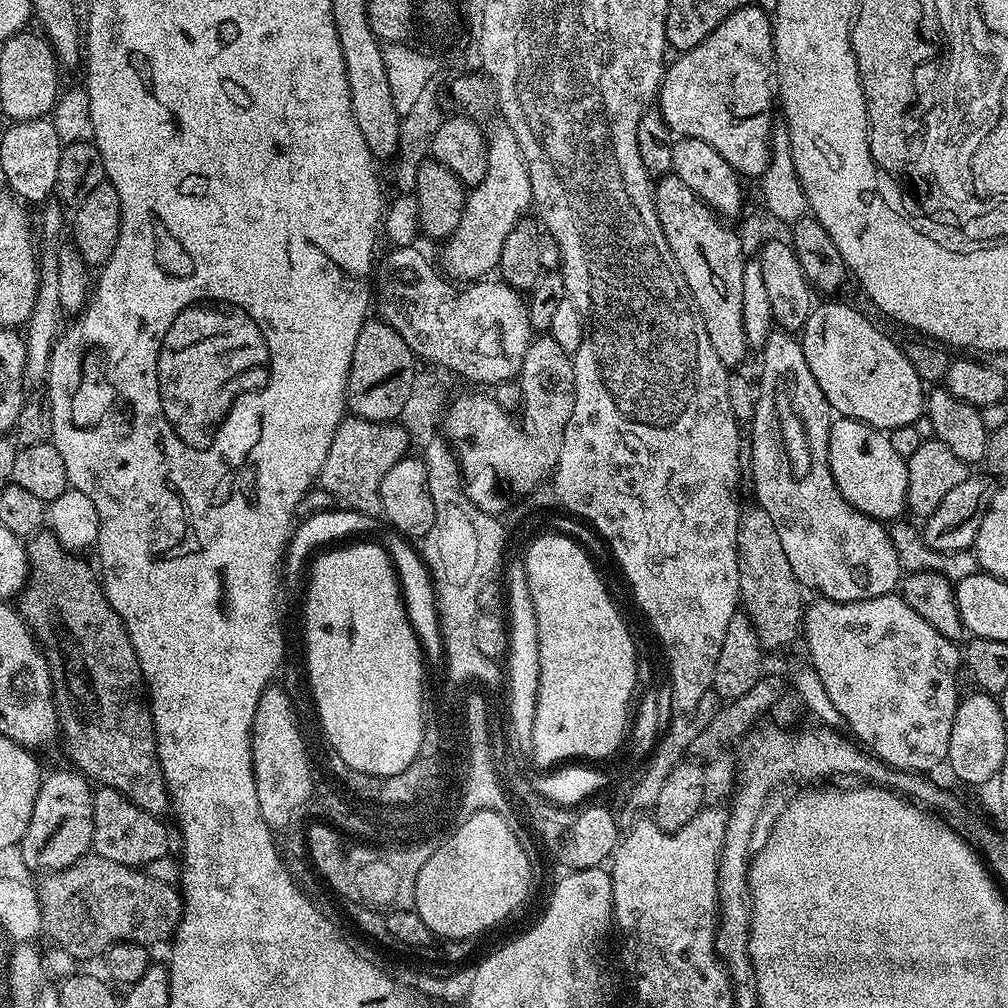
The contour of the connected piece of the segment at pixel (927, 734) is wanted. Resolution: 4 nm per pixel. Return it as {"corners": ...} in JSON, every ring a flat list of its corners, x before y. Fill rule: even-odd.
{"corners":[[903,595,879,596,878,598,859,600,849,604,839,604,833,600,816,598,816,601,813,604,811,601,804,610,802,644,808,647,809,658,807,659,821,678,822,686,825,687,830,702,834,704,839,714,842,714,842,718,848,723,851,733,854,732,866,747,873,748,888,764,943,765,947,761,950,730,954,726,954,714,958,703,955,690,955,675,962,663,962,652,953,641,942,638,942,634,938,634,938,630,934,630,934,626,930,626,930,622,926,622,926,618,921,618,920,615,914,614,914,610,910,610,910,606,904,601]]}

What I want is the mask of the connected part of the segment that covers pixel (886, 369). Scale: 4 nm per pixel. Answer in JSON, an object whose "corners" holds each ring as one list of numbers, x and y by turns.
{"corners":[[817,303,806,318,798,336,802,350,806,354,806,366,814,374,814,382,822,390,826,402,837,417,857,420,869,424,871,428,891,430,898,426,910,426,925,415,926,385,914,374,910,358,906,358,903,347,895,344,880,328,875,328,862,313,848,304]]}

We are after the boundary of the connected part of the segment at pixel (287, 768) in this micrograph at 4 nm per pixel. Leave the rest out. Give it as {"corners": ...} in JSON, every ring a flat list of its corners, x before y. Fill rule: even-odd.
{"corners":[[280,686,265,688,262,698,258,698,258,710,254,710,252,723,252,769,254,786,258,790,258,810,262,810,262,818,269,828,284,828,305,811,304,799,309,790,308,765]]}

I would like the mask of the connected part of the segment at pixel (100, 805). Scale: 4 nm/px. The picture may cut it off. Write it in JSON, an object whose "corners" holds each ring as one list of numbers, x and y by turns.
{"corners":[[103,786,95,789,92,797,94,806,94,830,92,848,102,858,113,862,133,866,146,865,156,858,169,855,168,832,164,829,164,820,151,816,146,810,134,806,121,792]]}

